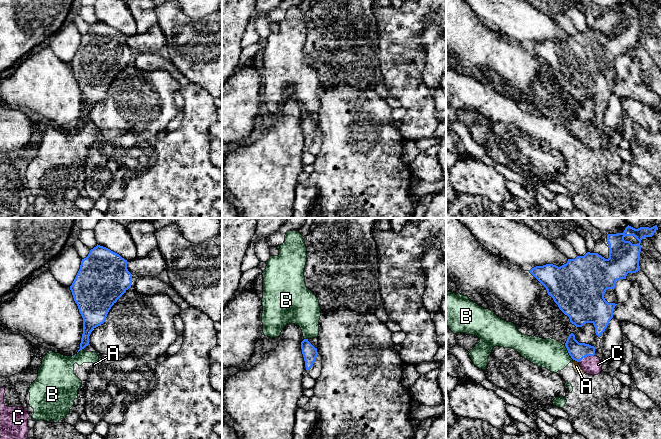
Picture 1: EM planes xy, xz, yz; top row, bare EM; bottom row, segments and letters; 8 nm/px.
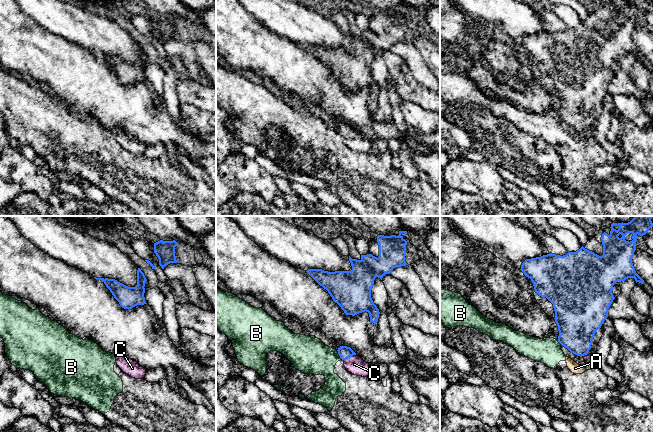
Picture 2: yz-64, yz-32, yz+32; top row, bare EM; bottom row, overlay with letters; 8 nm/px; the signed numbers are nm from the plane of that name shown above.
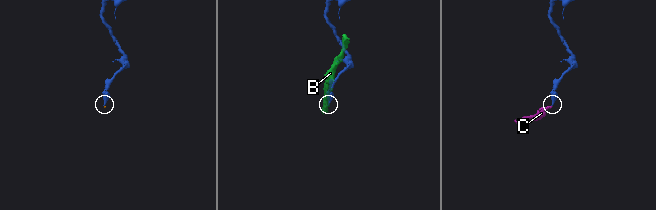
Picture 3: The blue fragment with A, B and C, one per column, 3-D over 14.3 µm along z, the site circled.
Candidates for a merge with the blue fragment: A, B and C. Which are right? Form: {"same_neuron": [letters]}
{"same_neuron": ["C"]}

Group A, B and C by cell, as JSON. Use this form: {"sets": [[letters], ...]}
{"sets": [["A", "B"], ["C"]]}

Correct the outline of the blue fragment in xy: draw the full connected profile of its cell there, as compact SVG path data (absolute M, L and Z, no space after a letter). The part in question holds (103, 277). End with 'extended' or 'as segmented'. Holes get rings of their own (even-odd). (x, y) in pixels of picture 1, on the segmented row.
M97 244L81 261L80 269L70 286L75 303L83 318L83 334L80 349L89 344L89 336L94 328L103 324L111 307L131 287L132 274L127 269L127 260L110 249Z; as segmented

